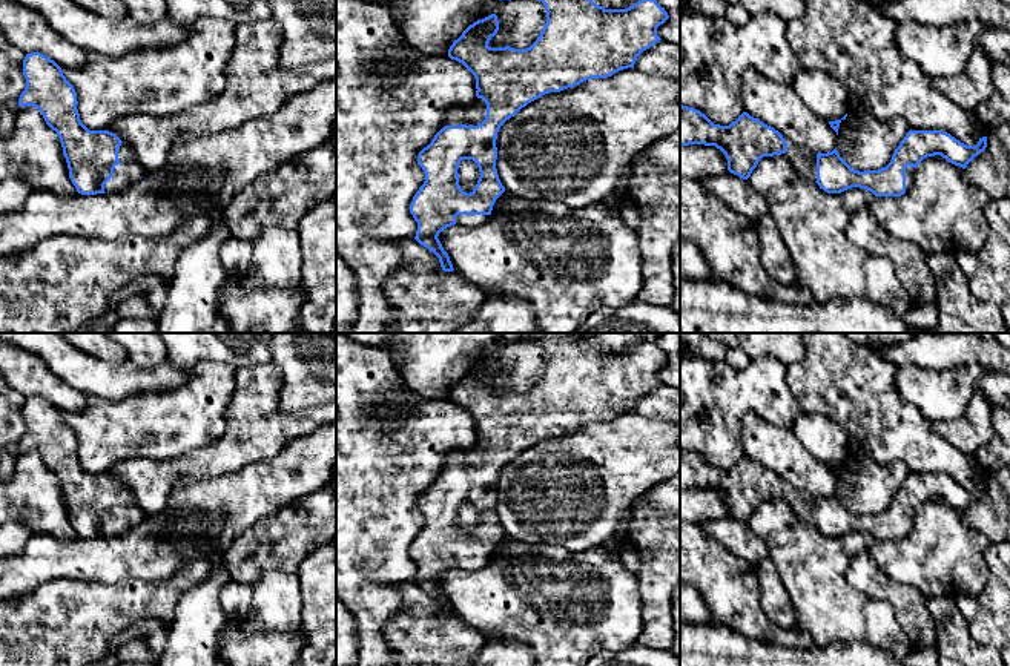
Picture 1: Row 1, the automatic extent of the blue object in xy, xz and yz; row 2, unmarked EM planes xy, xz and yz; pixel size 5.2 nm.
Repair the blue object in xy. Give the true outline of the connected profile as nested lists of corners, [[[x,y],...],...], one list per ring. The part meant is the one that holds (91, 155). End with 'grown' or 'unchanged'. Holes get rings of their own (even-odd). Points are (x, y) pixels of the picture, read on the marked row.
[[[40,52],[23,60],[26,87],[18,106],[34,106],[57,132],[69,178],[81,195],[112,193],[143,178],[134,149],[109,130],[89,130],[80,120],[77,92],[61,68]]]; grown

